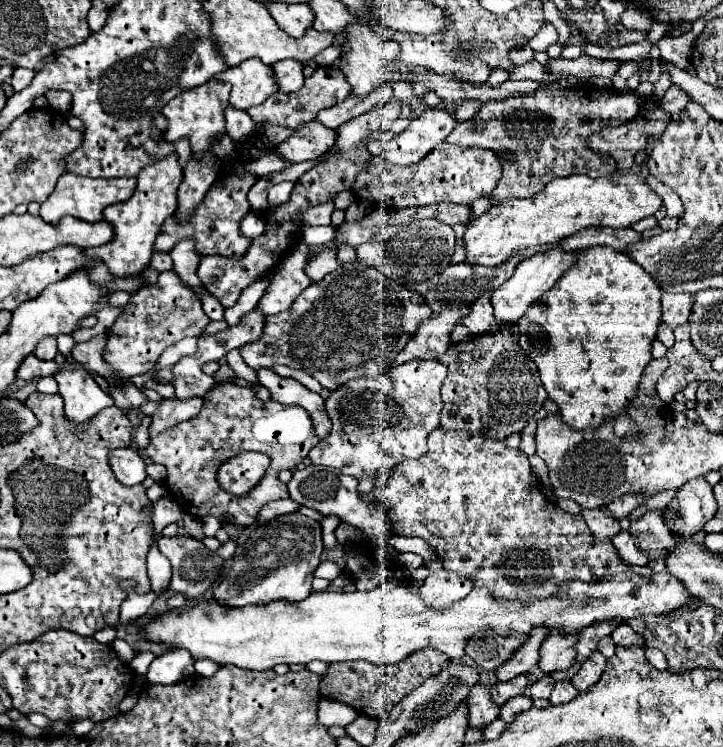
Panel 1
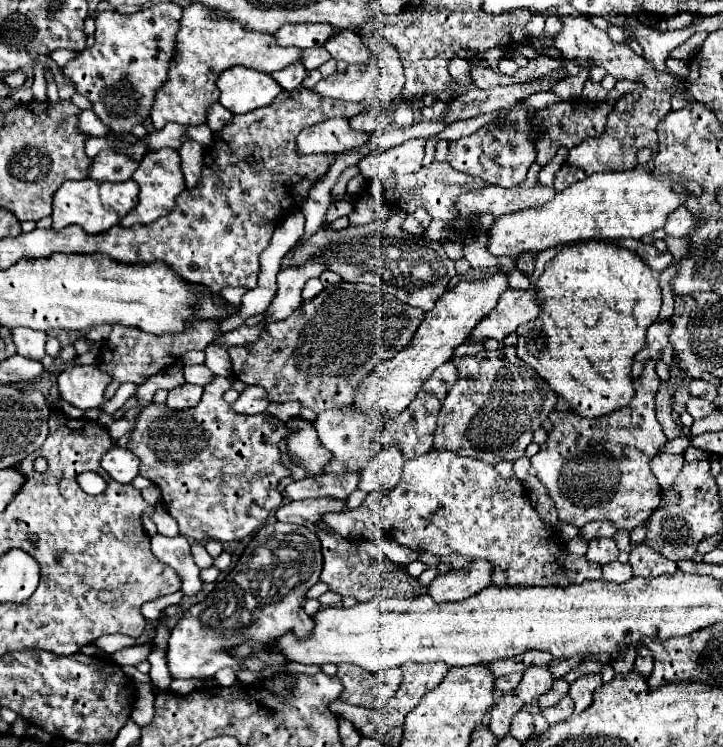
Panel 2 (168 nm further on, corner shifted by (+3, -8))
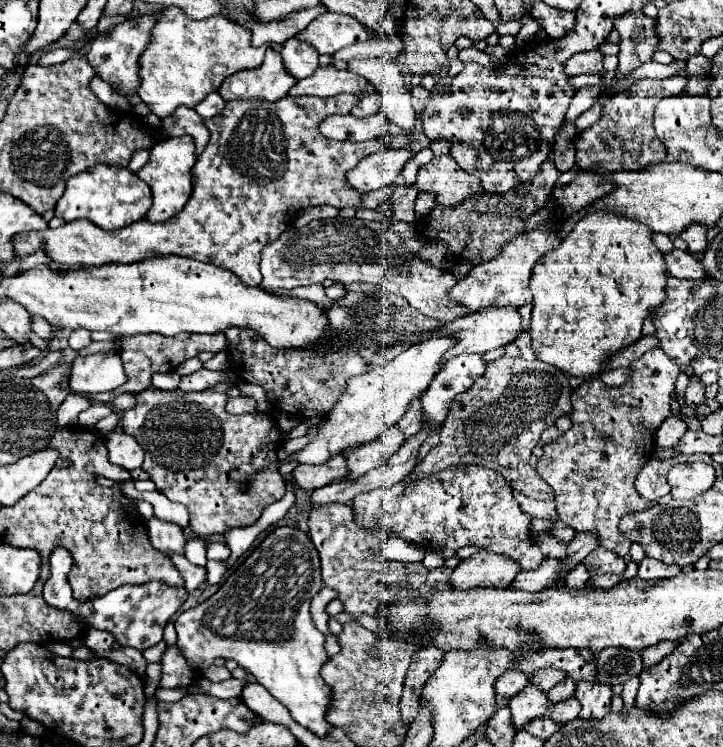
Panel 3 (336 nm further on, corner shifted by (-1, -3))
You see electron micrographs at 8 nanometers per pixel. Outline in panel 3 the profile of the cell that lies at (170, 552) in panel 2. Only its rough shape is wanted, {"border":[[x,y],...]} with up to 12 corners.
{"border":[[145,521],[155,549],[183,553],[187,539],[179,525]]}

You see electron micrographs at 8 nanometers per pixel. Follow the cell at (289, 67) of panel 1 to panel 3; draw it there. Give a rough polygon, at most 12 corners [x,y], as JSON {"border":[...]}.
{"border":[[297,37],[281,45],[285,69],[295,79],[309,77],[319,53]]}

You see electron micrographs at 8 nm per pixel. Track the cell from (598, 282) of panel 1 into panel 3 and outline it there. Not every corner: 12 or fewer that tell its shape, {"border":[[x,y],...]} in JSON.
{"border":[[585,215],[531,275],[531,349],[589,379],[665,301],[645,225]]}

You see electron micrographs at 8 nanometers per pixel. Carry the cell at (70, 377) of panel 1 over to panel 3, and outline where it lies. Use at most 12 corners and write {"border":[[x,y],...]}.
{"border":[[119,353],[75,357],[73,393],[103,393],[127,381]]}

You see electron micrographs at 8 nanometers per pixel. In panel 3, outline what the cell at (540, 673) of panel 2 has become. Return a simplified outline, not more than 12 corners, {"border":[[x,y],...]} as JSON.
{"border":[[527,685],[509,701],[511,721],[521,731],[545,717],[547,695]]}

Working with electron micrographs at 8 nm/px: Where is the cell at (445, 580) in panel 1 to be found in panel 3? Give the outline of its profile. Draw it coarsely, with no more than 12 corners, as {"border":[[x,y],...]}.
{"border":[[479,551],[451,573],[455,589],[511,585],[521,565]]}

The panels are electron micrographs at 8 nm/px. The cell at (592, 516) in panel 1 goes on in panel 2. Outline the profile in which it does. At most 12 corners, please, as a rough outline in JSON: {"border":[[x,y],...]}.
{"border":[[613,538],[589,542],[587,558],[605,564],[617,560]]}

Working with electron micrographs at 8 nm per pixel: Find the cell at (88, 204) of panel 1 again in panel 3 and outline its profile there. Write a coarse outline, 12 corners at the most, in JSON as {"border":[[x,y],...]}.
{"border":[[93,165],[67,181],[55,217],[115,231],[145,219],[151,189]]}

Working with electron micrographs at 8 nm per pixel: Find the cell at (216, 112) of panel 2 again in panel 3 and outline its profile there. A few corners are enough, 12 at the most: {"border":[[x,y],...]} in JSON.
{"border":[[219,91],[195,107],[203,119],[217,115],[225,107]]}

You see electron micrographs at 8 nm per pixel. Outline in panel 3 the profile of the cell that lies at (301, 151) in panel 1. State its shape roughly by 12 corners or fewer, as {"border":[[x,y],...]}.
{"border":[[385,113],[365,119],[331,115],[319,133],[327,139],[367,141],[385,135]]}

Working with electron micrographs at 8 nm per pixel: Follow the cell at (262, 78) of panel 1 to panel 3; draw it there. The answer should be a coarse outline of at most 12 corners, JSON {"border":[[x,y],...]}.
{"border":[[267,49],[261,67],[233,73],[219,93],[277,101],[297,83],[281,55]]}

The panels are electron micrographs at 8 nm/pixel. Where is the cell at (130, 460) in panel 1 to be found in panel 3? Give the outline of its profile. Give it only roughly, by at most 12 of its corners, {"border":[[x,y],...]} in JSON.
{"border":[[123,431],[107,435],[109,461],[127,471],[143,463],[143,449]]}

